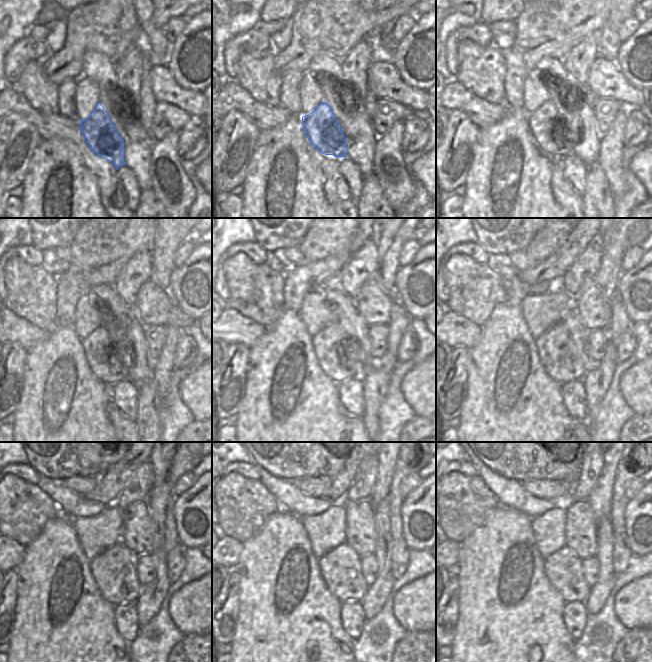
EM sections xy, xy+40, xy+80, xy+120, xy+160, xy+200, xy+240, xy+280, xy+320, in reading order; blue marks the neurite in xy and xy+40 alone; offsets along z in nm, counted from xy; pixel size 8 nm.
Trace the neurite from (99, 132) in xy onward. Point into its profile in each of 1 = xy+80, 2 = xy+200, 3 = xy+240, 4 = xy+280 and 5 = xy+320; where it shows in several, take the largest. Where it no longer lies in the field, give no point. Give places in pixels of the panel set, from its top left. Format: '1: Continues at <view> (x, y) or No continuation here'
1: Continues at xy+80 (546, 128)
2: Continues at xy+200 (563, 356)
3: Continues at xy+240 (114, 570)
4: Continues at xy+280 (340, 568)
5: Continues at xy+320 (563, 568)

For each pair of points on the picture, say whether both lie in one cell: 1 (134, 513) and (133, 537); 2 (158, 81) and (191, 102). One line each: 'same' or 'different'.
1: same
2: same

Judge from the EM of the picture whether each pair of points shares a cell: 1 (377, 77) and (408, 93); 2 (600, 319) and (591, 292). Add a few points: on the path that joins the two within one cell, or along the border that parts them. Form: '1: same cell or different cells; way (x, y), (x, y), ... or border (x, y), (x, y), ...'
1: same cell; way (385, 82), (390, 86), (400, 87)
2: same cell; way (596, 312), (591, 306), (591, 299)

